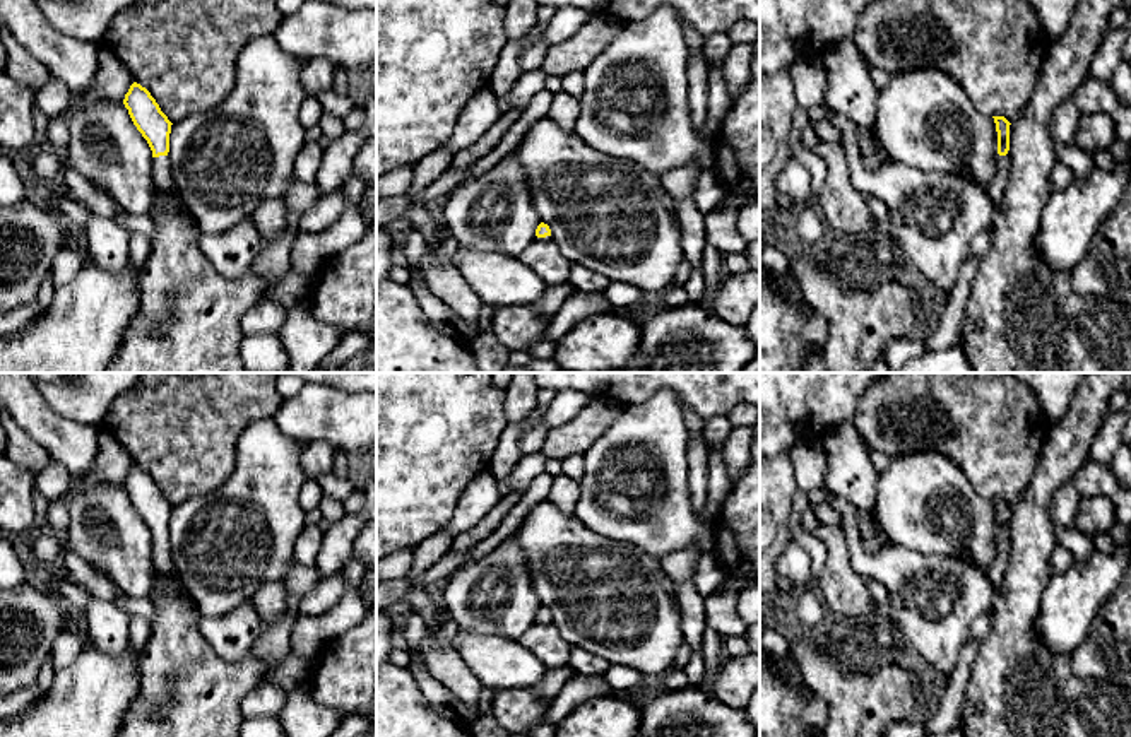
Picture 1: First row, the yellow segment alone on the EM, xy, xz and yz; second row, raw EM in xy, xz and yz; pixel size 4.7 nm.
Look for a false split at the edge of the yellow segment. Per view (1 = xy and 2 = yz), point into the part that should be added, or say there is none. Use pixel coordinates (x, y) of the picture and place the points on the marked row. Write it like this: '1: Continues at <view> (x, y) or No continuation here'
1: Continues at xy (161, 176)
2: Continues at yz (996, 190)

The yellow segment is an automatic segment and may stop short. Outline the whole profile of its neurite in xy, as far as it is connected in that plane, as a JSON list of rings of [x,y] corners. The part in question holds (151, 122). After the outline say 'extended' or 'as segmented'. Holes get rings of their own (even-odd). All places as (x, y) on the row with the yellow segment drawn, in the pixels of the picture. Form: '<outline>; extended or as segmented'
[[[137,82],[130,85],[128,92],[125,94],[123,104],[128,109],[133,125],[147,140],[152,150],[154,185],[168,197],[175,209],[187,210],[181,197],[173,186],[173,180],[169,174],[168,152],[173,123],[161,111],[159,104],[151,96],[151,92]]]; extended

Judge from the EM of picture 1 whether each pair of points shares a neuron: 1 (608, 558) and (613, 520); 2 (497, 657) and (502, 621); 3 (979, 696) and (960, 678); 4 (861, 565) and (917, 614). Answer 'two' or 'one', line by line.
1: two
2: two
3: two
4: one

